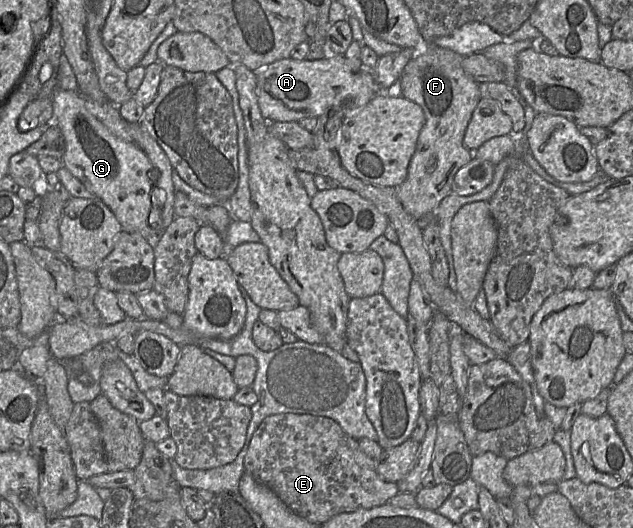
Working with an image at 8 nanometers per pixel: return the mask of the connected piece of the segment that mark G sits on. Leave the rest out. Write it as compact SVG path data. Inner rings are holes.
M57 89L53 94L53 123L61 129L66 143L64 166L114 213L122 231L140 234L154 242L160 234L148 222L152 208L152 165L135 143L124 141L110 132L86 107L79 91Z

